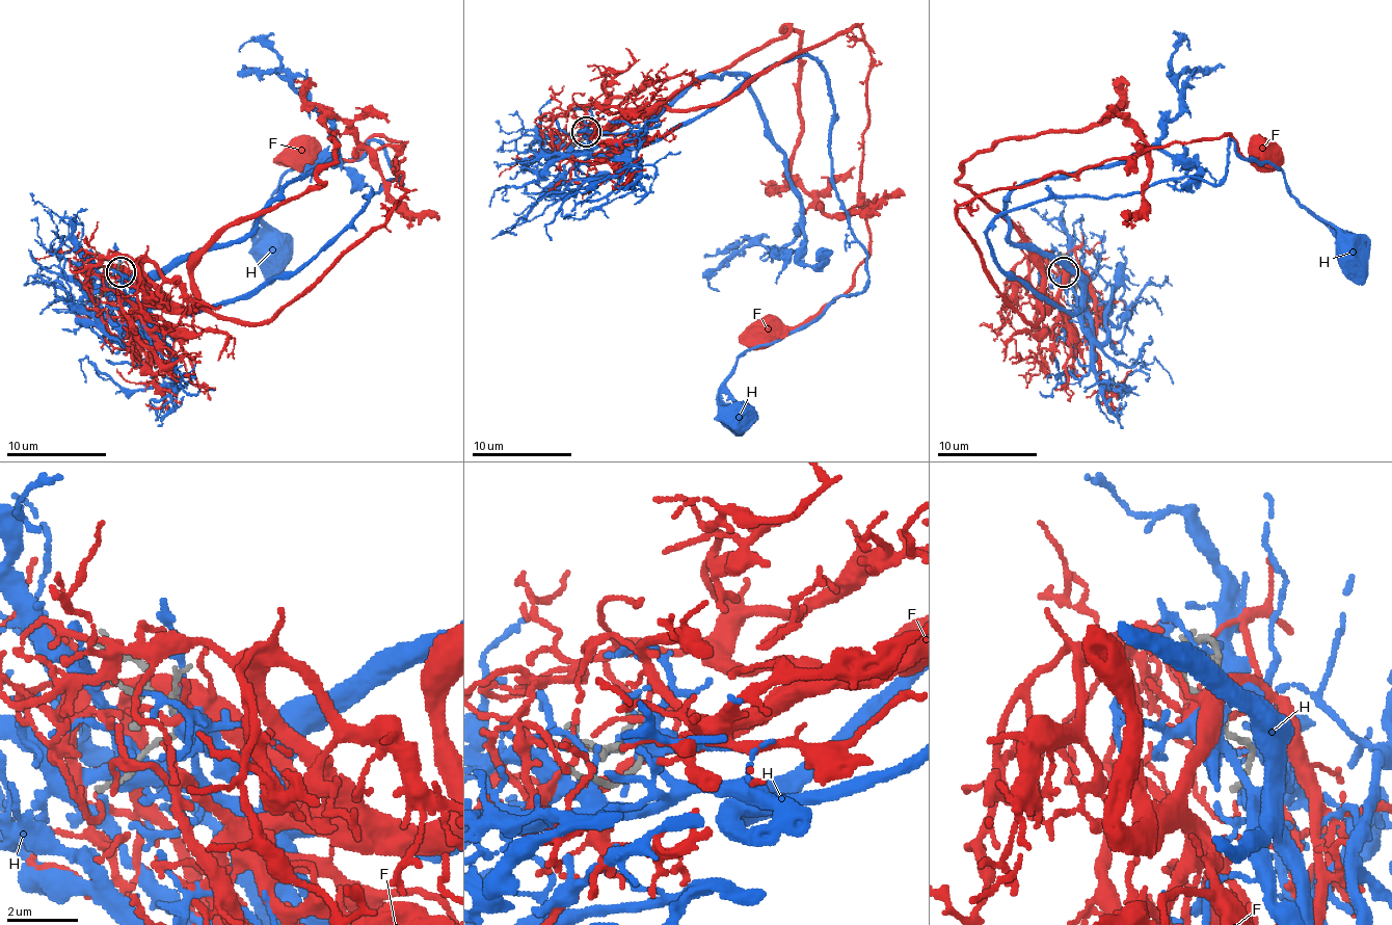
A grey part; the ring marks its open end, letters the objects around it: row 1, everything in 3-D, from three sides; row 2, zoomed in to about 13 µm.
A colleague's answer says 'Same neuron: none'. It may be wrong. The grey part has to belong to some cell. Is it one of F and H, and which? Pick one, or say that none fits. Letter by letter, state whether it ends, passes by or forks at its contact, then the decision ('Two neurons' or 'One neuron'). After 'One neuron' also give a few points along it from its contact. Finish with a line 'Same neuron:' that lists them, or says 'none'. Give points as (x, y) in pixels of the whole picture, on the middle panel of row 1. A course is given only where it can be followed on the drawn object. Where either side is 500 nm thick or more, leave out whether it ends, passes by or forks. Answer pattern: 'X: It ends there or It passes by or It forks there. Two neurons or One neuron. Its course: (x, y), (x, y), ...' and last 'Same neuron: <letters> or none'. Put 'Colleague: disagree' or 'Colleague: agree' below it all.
F: It forks there. One neuron. Its course: (587, 131), (730, 99), (796, 54), (860, 29), (871, 54), (860, 181), (871, 256), (818, 313), (768, 327)
H: It forks there. Two neurons
Same neuron: F
Colleague: disagree

